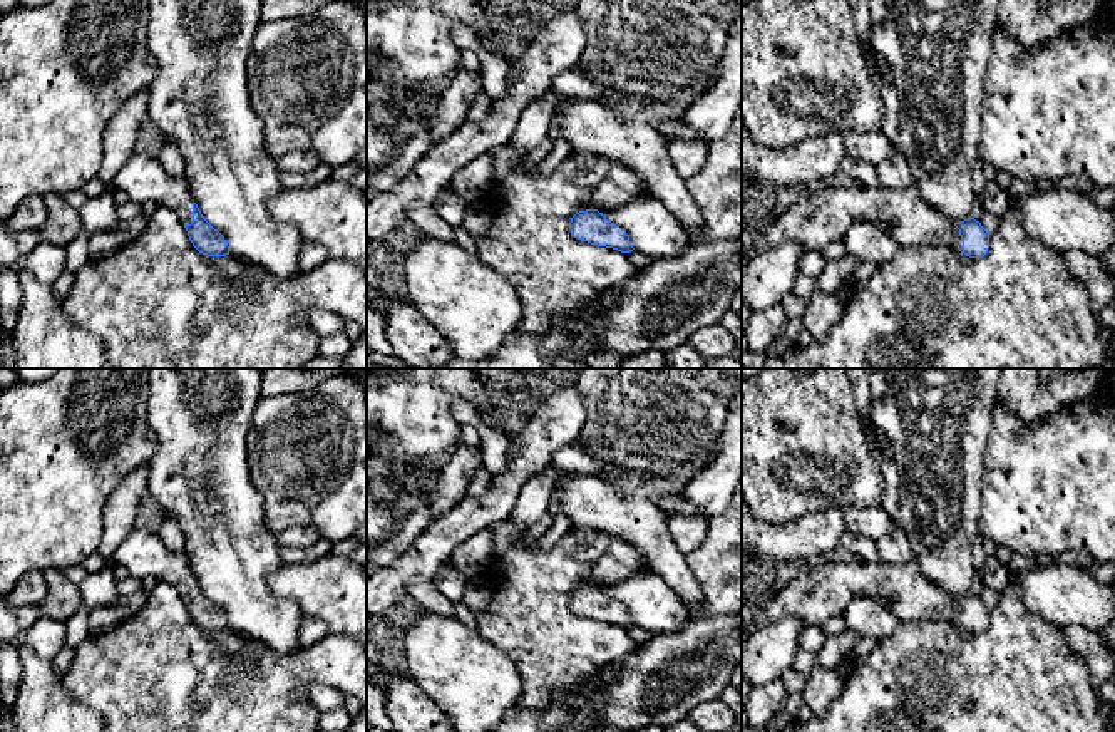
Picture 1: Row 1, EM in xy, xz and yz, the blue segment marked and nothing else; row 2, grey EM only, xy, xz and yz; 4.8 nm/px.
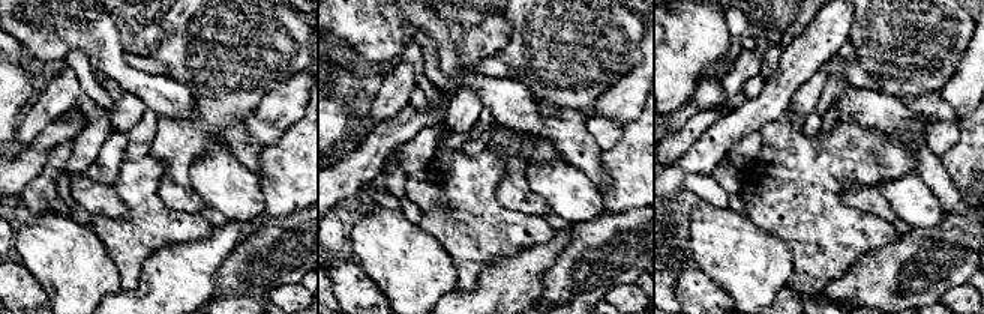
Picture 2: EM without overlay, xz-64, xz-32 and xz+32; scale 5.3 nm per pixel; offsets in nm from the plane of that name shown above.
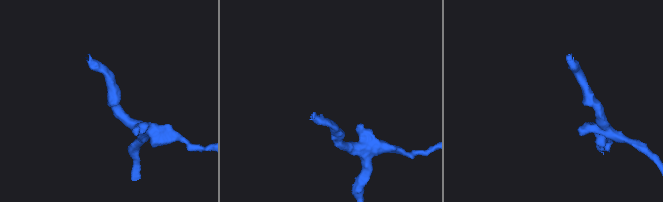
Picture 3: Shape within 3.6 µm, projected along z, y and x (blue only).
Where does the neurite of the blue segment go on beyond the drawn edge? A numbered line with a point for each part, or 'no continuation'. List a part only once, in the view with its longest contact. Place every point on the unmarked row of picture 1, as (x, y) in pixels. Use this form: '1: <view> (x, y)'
1: xy (143, 553)

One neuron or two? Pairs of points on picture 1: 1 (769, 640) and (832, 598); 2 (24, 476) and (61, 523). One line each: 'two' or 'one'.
1: two
2: one

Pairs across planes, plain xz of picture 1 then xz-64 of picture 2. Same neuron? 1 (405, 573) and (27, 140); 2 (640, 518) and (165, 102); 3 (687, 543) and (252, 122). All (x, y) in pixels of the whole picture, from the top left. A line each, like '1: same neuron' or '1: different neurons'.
1: different neurons
2: same neuron
3: same neuron

